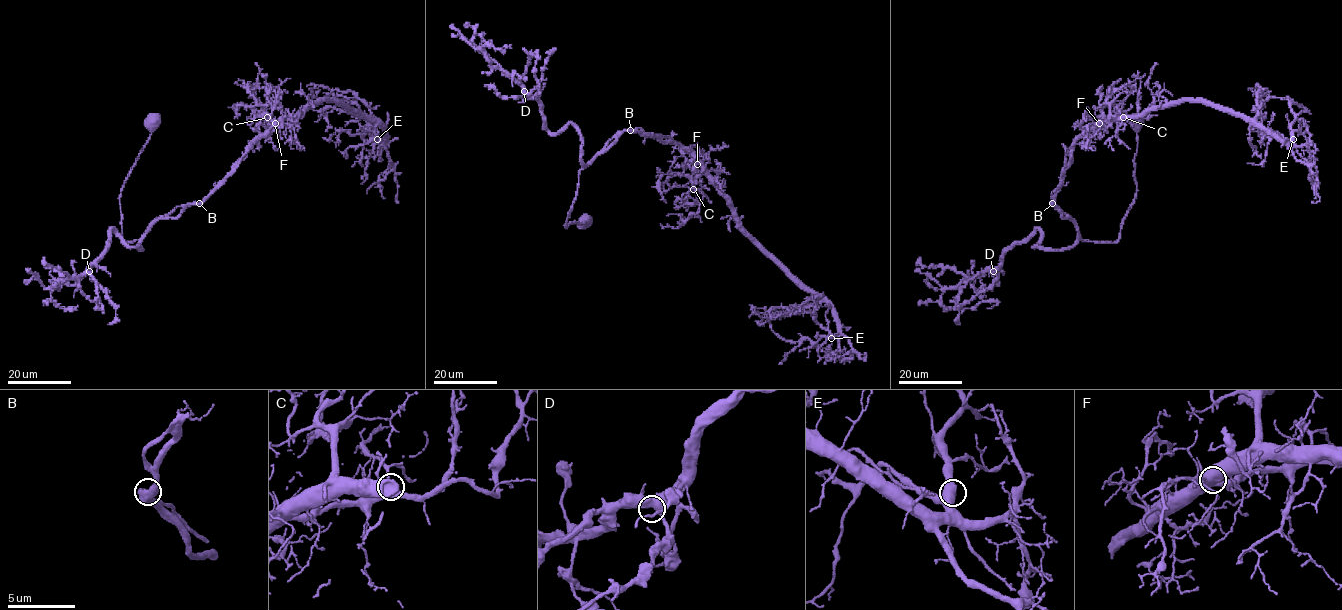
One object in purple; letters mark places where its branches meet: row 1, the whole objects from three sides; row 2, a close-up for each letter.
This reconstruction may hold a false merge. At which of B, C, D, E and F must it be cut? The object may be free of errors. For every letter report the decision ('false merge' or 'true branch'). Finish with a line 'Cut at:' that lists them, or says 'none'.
B: true branch
C: true branch
D: true branch
E: true branch
F: true branch
Cut at: none

